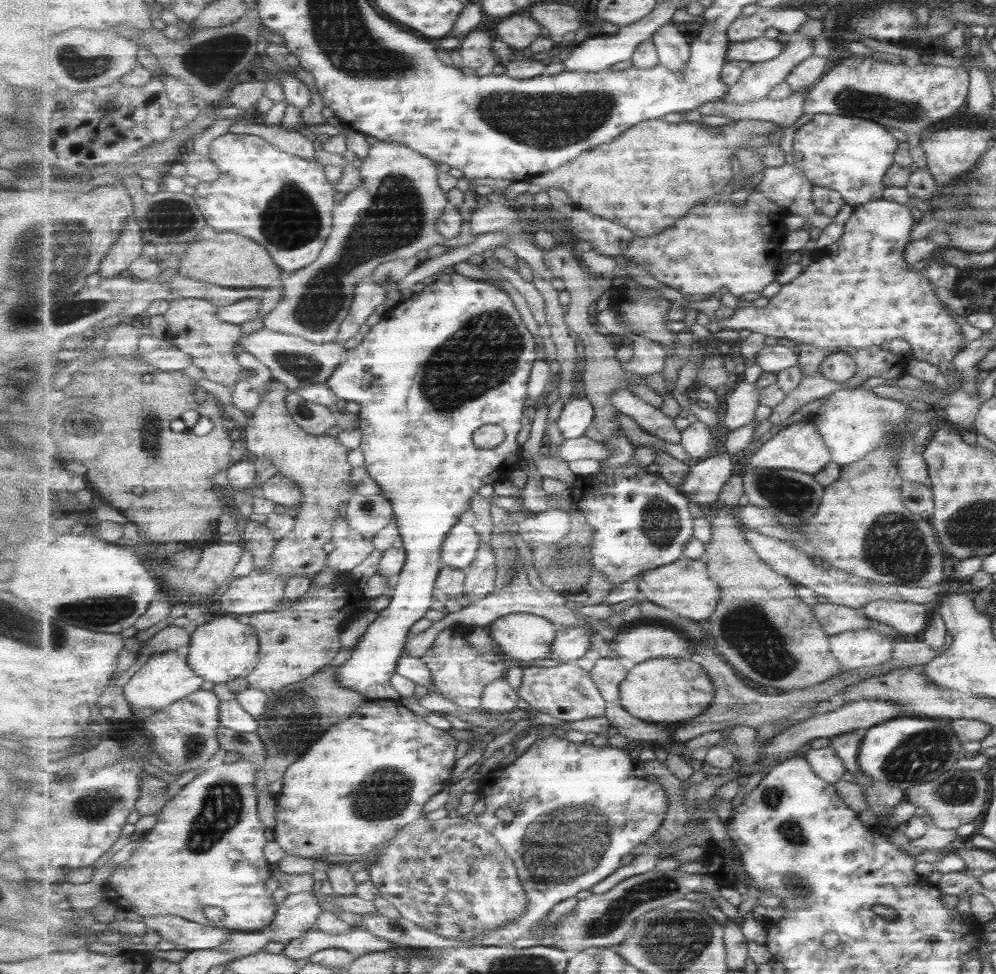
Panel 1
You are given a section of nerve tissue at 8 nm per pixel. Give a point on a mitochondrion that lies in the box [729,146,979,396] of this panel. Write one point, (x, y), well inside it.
(966, 187)

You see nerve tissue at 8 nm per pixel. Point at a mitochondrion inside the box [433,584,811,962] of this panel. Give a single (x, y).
(552, 854)

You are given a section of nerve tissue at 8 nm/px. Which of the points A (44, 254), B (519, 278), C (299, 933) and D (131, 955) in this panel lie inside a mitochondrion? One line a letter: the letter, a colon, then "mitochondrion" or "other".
A: mitochondrion
B: other
C: other
D: other

